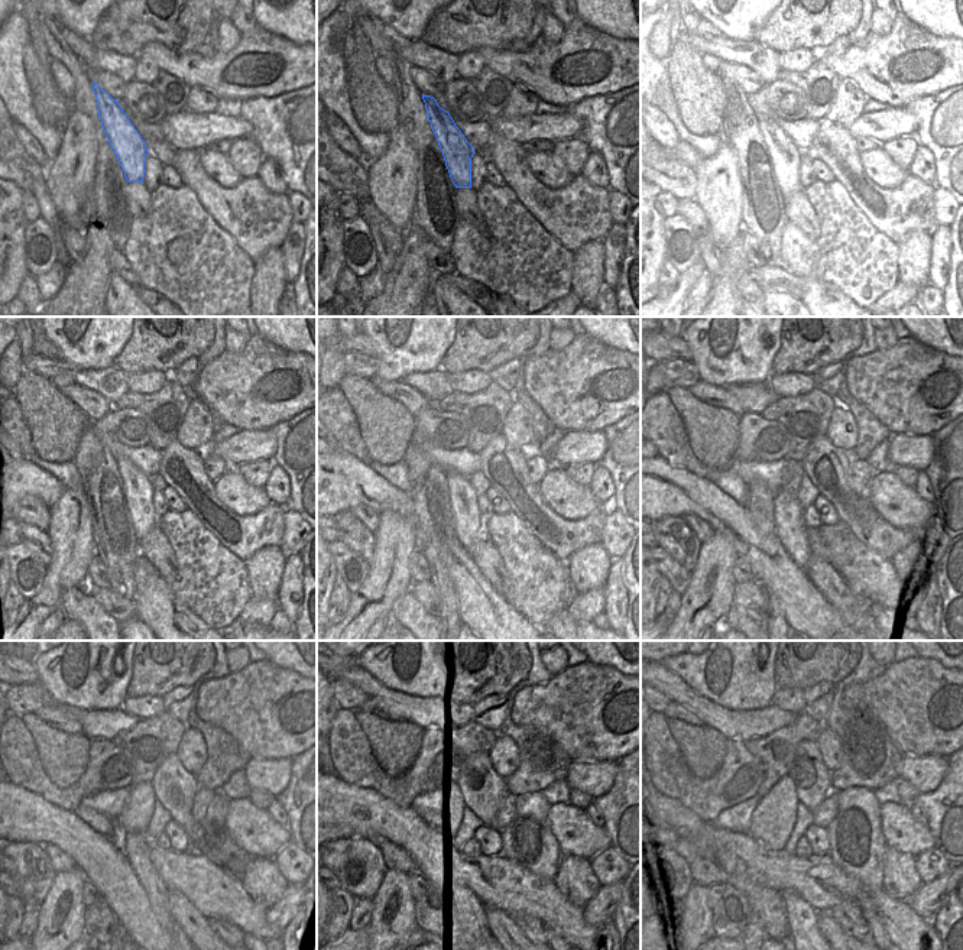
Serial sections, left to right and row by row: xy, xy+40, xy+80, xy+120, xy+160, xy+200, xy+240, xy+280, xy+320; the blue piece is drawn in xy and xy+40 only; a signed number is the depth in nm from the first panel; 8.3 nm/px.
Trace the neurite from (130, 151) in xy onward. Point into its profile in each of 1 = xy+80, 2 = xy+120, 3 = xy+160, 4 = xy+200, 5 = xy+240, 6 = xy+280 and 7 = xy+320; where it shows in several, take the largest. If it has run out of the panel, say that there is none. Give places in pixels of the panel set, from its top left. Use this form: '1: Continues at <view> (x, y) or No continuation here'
1: Continues at xy+80 (785, 158)
2: Continues at xy+120 (139, 493)
3: Continues at xy+160 (463, 498)
4: Continues at xy+200 (788, 516)
5: Continues at xy+240 (136, 849)
6: Continues at xy+280 (503, 929)
7: Continues at xy+320 (830, 929)

